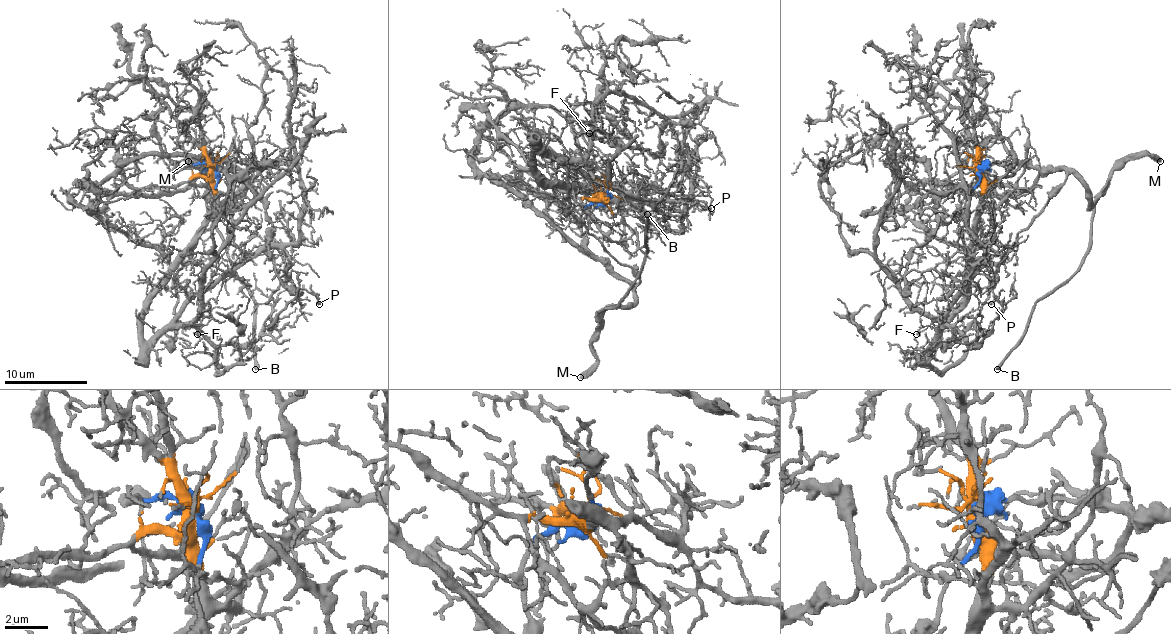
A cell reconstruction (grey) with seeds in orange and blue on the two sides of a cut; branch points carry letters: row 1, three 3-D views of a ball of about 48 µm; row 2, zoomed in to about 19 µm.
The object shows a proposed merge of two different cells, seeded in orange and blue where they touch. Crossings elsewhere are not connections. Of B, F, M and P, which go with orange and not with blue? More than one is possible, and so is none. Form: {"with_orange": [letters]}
{"with_orange": ["F", "P"]}

